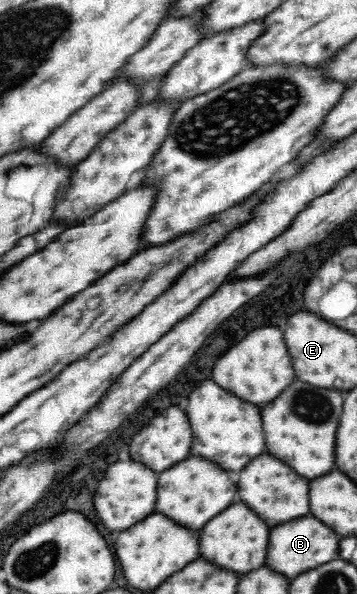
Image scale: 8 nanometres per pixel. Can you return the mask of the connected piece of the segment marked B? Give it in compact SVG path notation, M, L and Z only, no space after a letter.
M301 517L291 523L279 525L271 529L271 543L267 543L267 567L271 571L279 571L287 577L297 577L309 569L329 563L337 555L339 539L333 531L329 531L319 519L315 517Z

